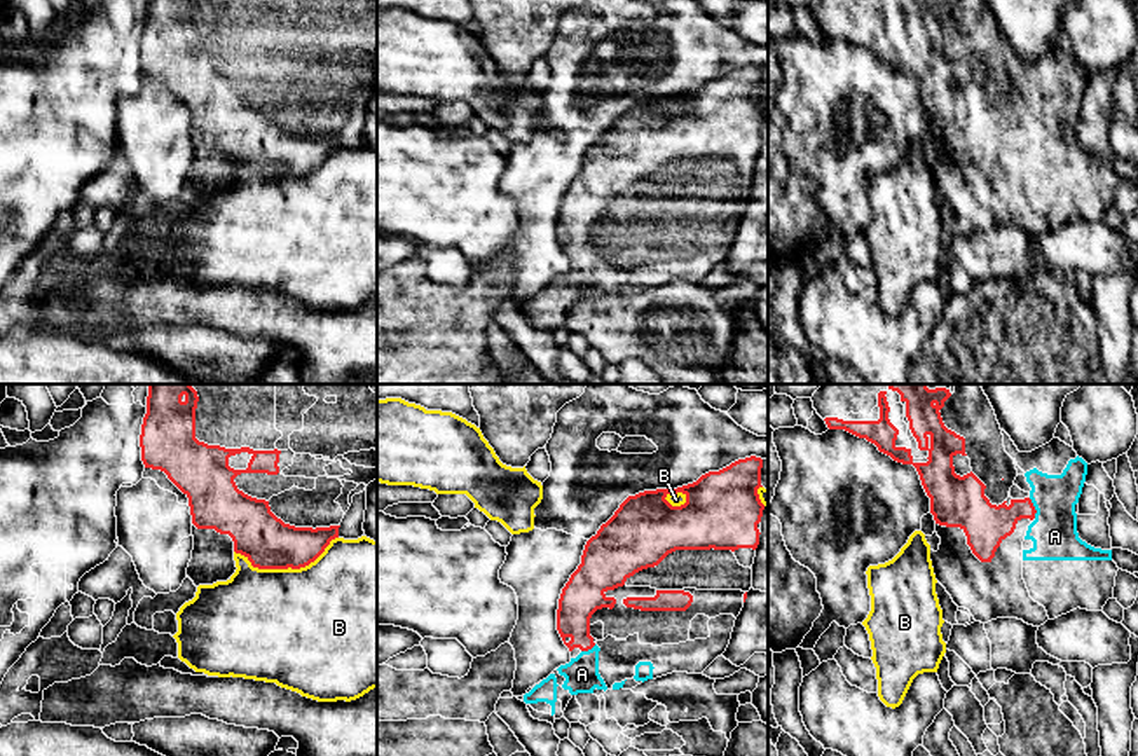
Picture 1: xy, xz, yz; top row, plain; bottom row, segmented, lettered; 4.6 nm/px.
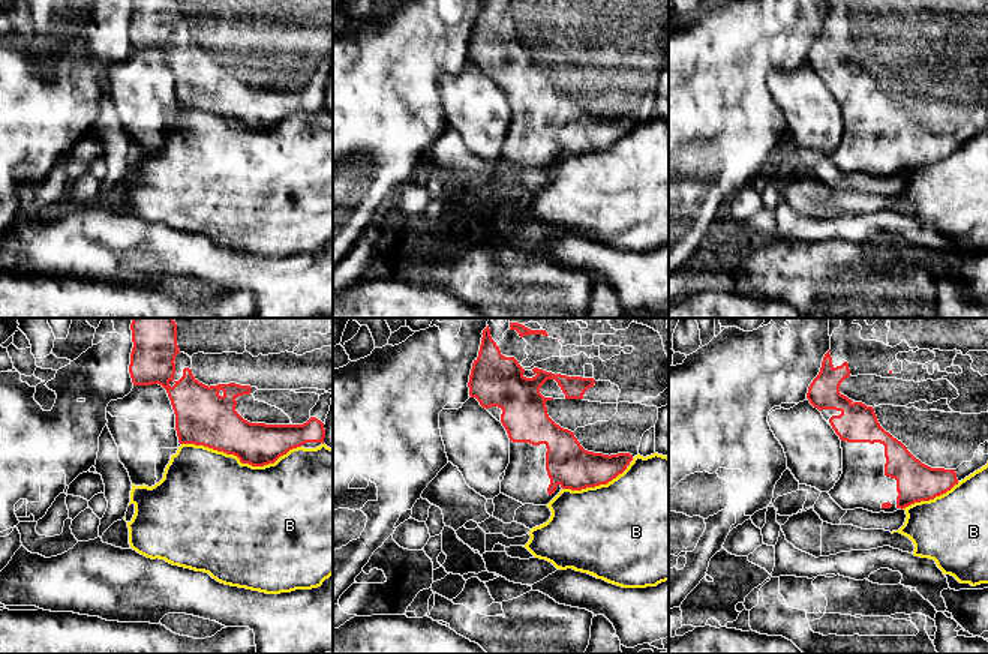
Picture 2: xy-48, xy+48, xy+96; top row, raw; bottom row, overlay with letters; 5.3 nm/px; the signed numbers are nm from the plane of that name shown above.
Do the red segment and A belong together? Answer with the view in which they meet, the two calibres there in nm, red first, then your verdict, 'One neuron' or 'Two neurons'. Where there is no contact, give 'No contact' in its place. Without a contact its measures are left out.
Touches red in yz. Thickness 200 nm (red) against 220 nm. One neuron

